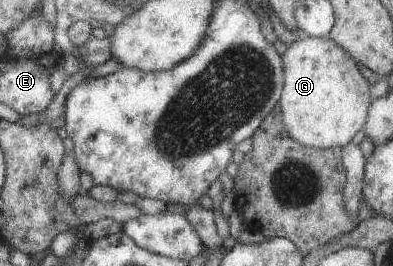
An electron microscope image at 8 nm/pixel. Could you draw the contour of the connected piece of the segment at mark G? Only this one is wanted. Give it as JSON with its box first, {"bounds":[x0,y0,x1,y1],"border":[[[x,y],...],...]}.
{"bounds":[278,38,372,149],"border":[[[295,38],[280,55],[284,83],[278,106],[287,134],[299,144],[316,149],[342,147],[363,130],[372,97],[369,83],[343,48],[328,39]]]}

